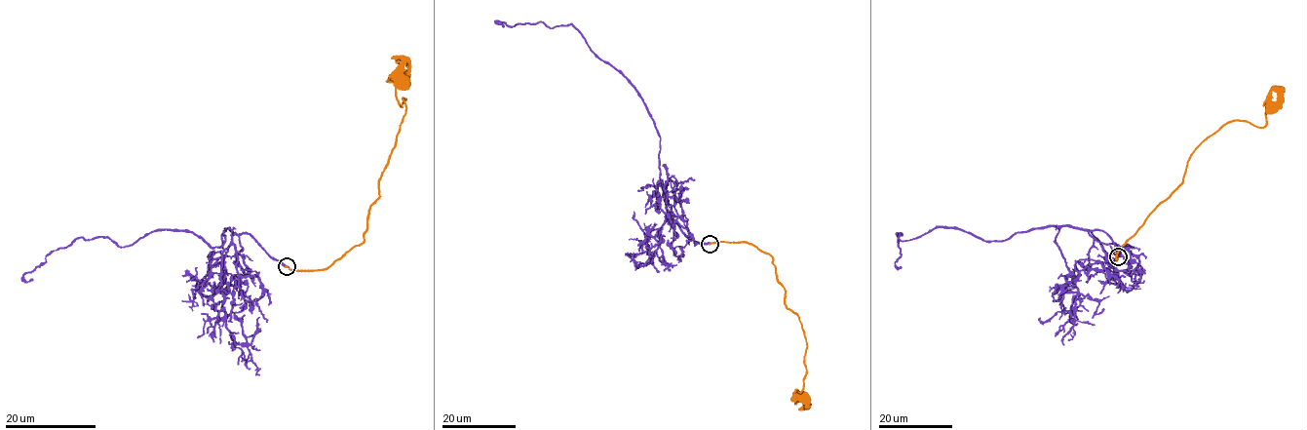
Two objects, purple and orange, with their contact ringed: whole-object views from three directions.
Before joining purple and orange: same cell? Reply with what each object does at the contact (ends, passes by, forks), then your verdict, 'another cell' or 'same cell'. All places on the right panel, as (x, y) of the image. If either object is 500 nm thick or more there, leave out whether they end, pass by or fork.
purple ends; orange ends; another cell

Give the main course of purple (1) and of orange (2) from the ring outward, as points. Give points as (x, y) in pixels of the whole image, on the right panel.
1: (1118, 257), (1096, 229), (1046, 226), (996, 241), (936, 227), (909, 240), (896, 233), (901, 266)
2: (1118, 257), (1182, 180), (1190, 155), (1204, 140), (1233, 120), (1263, 128), (1271, 109)

